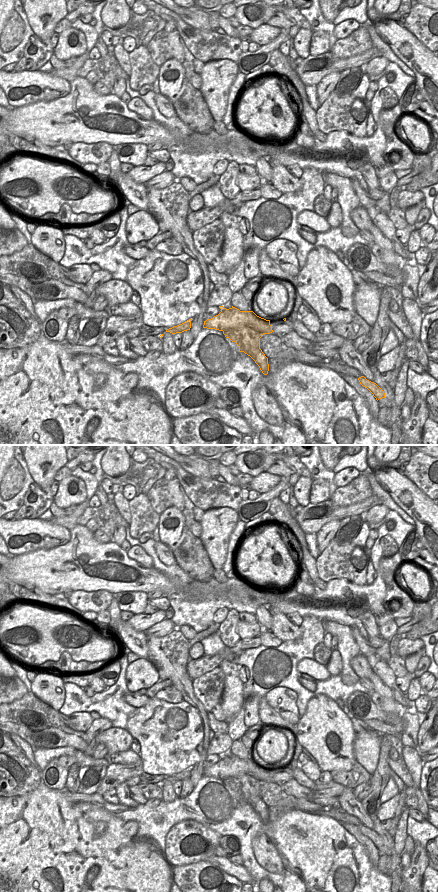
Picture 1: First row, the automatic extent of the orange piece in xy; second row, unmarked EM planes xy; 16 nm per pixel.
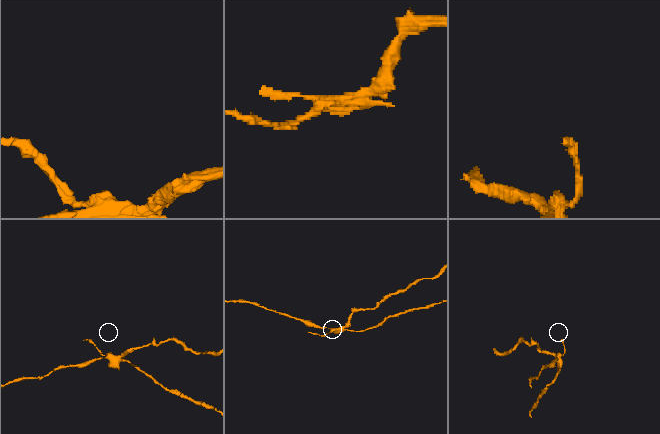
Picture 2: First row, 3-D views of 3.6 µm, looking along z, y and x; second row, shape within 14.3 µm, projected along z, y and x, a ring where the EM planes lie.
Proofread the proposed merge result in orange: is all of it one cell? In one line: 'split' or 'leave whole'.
split

